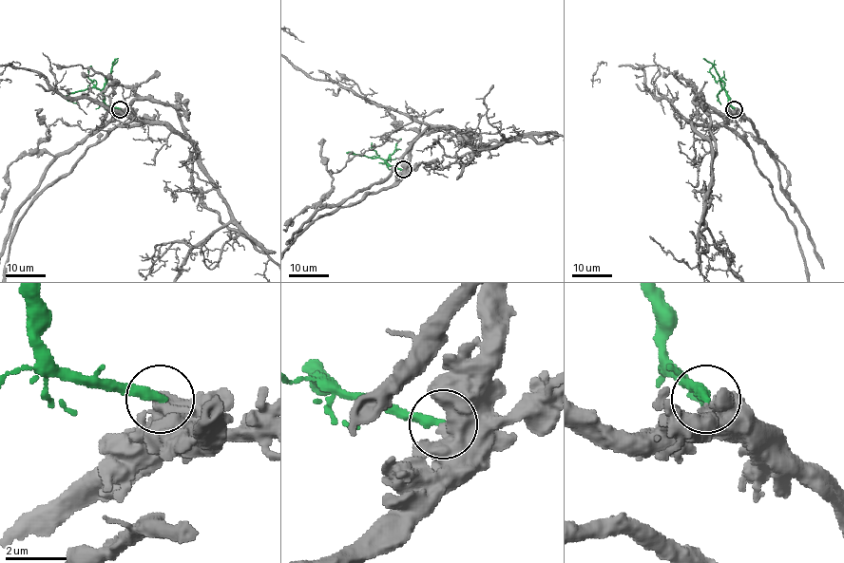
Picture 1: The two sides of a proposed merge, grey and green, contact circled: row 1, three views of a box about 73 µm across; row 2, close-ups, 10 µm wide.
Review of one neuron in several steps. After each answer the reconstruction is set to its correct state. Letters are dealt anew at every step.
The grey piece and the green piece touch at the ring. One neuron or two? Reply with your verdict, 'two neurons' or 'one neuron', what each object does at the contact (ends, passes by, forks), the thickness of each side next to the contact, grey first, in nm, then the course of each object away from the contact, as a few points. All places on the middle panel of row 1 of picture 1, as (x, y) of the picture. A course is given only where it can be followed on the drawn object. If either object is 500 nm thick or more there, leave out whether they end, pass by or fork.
two neurons; grey passes by; green ends; calibres 440 and 320 nm; course green (403, 169), (392, 166), (378, 158), (349, 152), (361, 157)

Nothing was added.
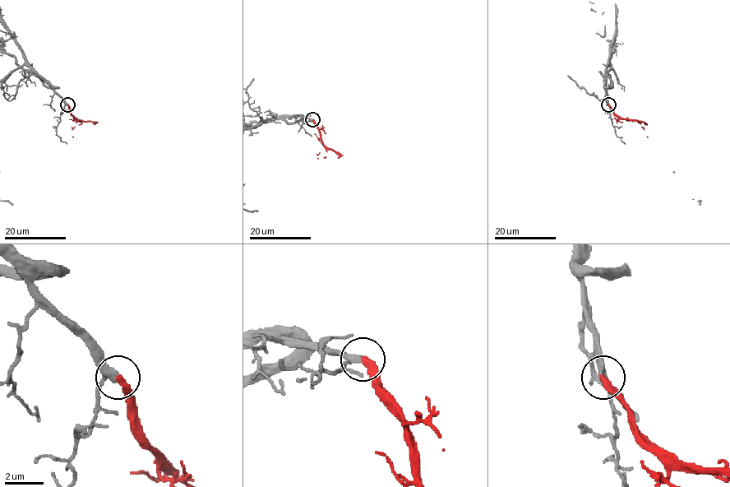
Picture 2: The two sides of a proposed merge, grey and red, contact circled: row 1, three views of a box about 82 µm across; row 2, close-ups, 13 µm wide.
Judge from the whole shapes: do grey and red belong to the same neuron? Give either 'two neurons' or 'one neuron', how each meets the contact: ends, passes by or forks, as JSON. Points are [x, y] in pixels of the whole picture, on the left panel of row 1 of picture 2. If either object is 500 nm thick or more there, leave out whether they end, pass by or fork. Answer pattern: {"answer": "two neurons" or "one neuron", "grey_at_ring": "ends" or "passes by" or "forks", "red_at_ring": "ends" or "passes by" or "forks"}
{"answer": "one neuron", "grey_at_ring": "passes by", "red_at_ring": "ends"}

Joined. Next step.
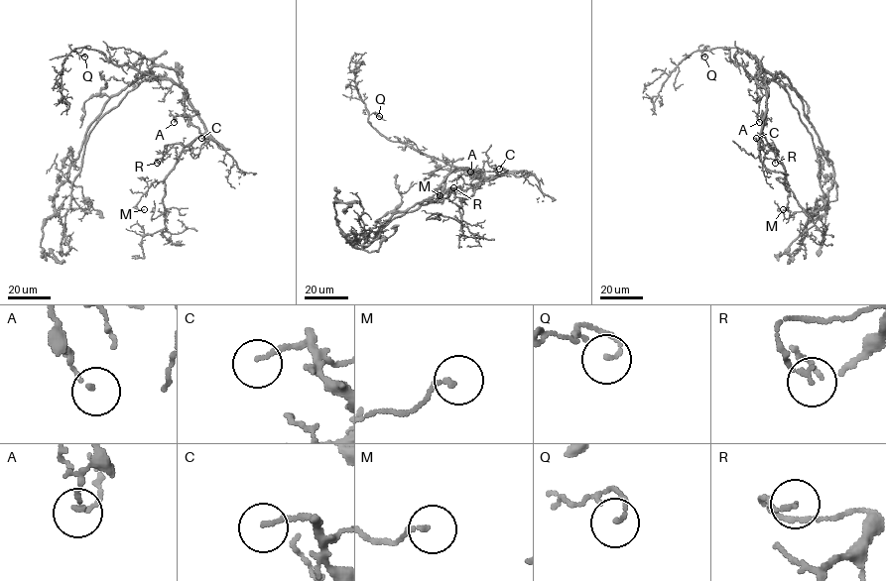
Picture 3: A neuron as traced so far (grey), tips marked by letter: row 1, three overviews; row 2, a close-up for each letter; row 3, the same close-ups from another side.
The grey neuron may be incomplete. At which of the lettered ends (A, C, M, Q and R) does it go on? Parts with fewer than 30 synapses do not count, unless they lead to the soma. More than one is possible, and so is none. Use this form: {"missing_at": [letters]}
{"missing_at": []}

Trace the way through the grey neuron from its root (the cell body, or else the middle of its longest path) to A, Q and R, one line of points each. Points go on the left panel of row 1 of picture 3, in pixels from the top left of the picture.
A: (153, 80), (172, 79), (186, 92), (185, 112), (188, 116), (176, 115), (174, 122)
Q: (153, 80), (158, 78), (127, 65), (114, 64), (100, 52), (85, 48), (74, 50), (84, 57)
R: (153, 80), (170, 79), (179, 85), (205, 130), (186, 145), (175, 144), (162, 158), (155, 159), (157, 163)

